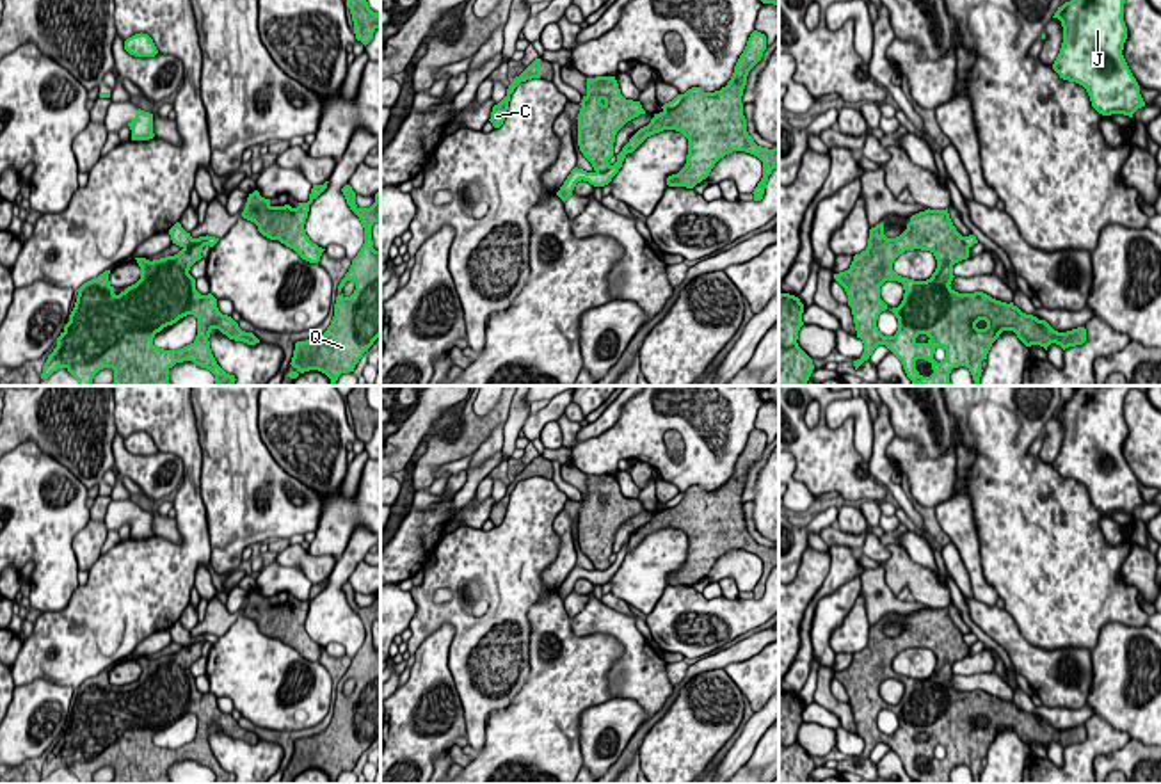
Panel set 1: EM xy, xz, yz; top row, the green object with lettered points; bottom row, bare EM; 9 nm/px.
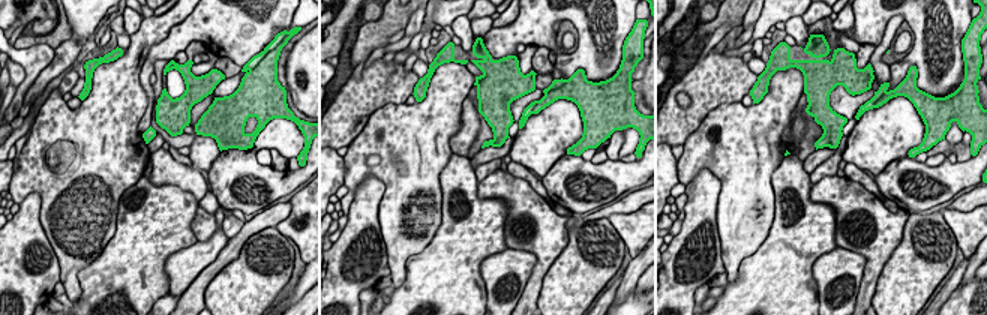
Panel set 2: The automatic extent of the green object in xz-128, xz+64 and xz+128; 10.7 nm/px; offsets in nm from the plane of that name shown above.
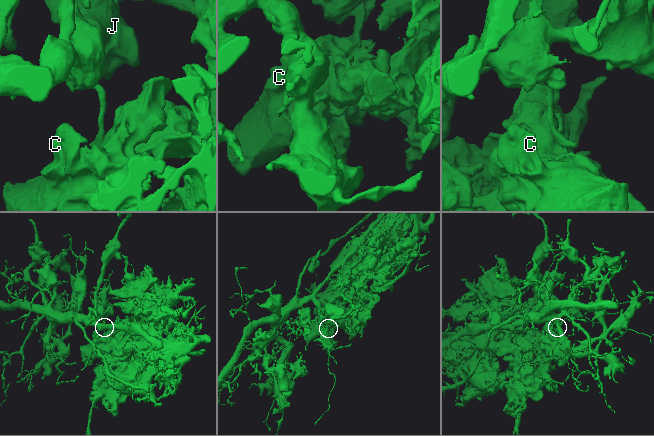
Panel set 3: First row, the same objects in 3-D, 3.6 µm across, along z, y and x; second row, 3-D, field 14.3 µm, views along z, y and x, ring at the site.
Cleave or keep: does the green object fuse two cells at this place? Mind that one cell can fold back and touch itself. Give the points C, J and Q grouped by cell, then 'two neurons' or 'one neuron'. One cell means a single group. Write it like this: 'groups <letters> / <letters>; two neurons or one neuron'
groups C Q / J; two neurons

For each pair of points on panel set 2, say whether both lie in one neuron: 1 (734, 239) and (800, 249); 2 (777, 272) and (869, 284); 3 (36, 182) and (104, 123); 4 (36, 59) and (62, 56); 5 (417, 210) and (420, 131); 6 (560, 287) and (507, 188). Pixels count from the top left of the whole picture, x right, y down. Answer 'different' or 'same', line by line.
1: different
2: different
3: same
4: different
5: same
6: different

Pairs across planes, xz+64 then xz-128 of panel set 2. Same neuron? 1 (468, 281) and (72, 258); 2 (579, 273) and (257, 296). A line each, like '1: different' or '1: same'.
1: different
2: same

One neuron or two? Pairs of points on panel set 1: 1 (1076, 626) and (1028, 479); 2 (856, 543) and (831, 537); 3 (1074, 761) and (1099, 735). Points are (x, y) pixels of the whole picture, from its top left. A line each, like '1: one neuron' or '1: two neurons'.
1: one neuron
2: one neuron
3: one neuron

